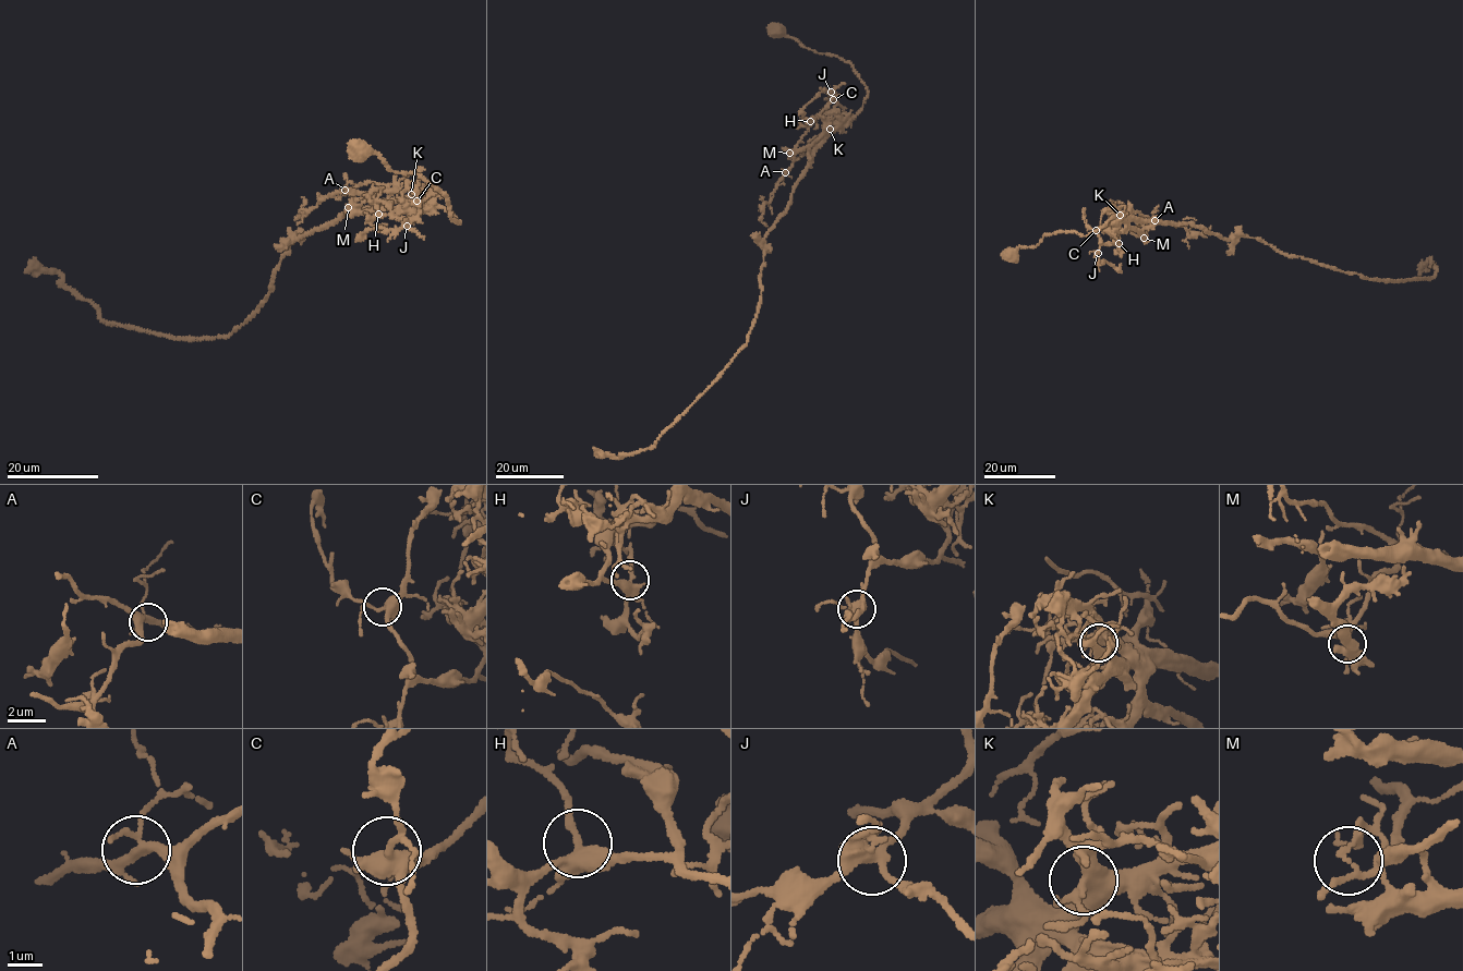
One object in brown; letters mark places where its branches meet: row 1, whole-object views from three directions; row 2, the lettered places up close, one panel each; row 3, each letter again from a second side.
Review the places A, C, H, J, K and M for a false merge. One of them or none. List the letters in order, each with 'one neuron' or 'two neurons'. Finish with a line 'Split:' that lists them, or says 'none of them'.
A: one neuron
C: one neuron
H: one neuron
J: one neuron
K: one neuron
M: two neurons
Split: M

